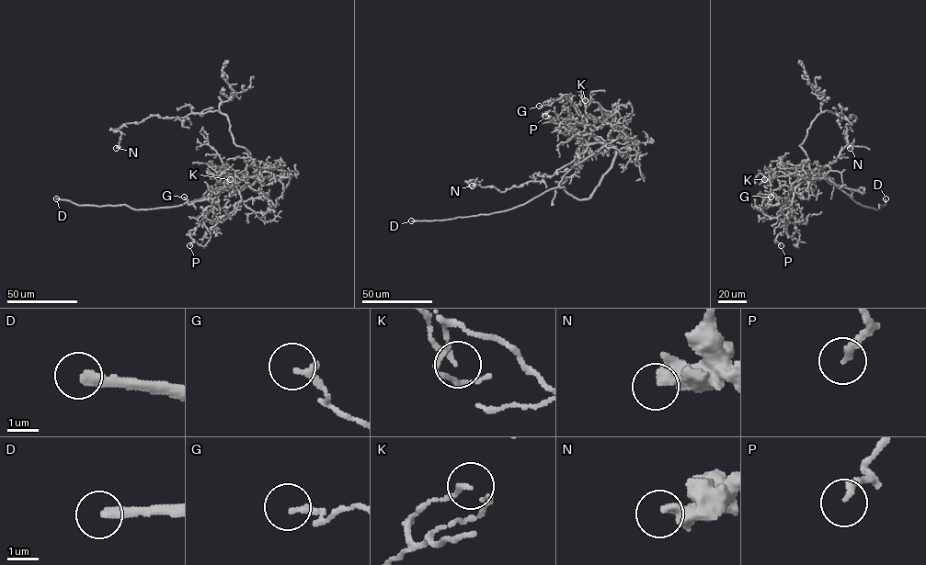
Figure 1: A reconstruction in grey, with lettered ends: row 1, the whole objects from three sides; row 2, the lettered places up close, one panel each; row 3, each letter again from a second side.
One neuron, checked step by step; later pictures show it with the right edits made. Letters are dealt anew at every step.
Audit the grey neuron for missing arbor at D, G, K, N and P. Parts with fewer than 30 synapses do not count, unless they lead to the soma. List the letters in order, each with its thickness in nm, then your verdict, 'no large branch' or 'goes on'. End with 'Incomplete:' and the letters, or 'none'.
D: calibre 320 nm; goes on
G: calibre 240 nm; no large branch
K: calibre 140 nm; no large branch
N: calibre 360 nm; no large branch
P: calibre 190 nm; no large branch
Incomplete: D

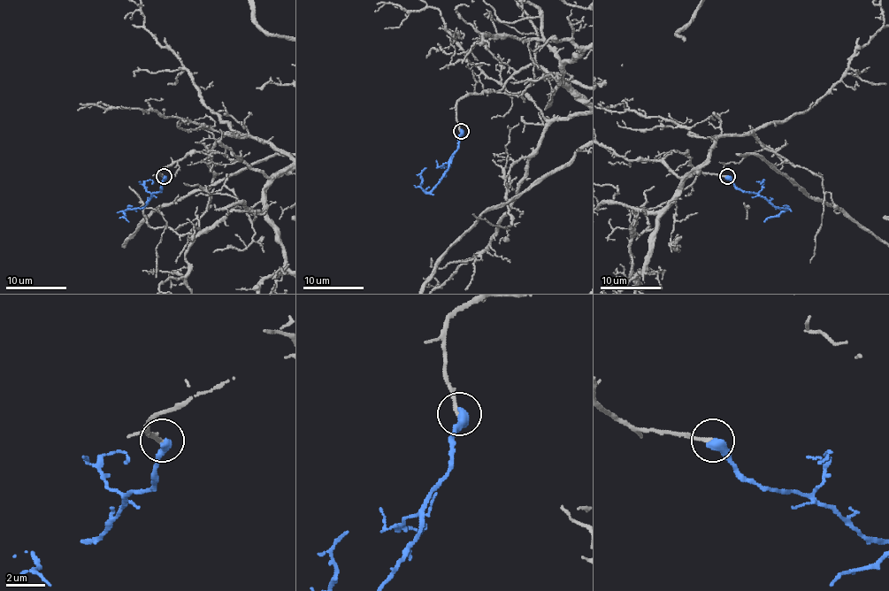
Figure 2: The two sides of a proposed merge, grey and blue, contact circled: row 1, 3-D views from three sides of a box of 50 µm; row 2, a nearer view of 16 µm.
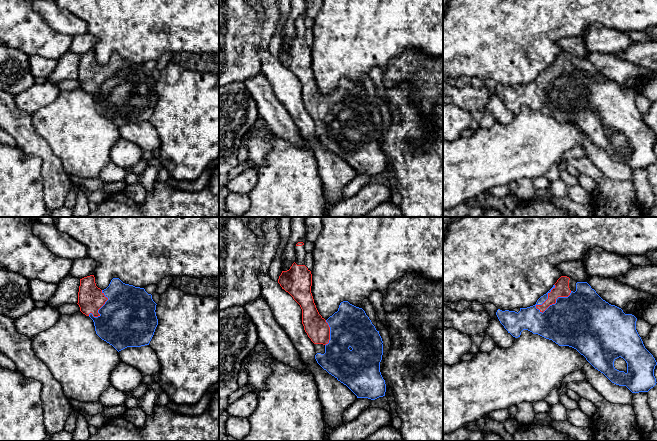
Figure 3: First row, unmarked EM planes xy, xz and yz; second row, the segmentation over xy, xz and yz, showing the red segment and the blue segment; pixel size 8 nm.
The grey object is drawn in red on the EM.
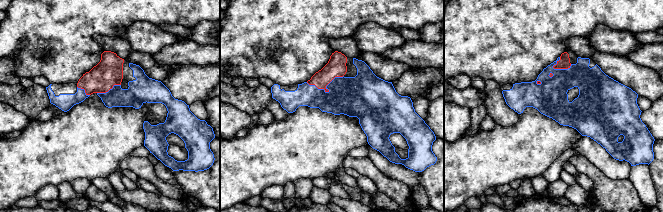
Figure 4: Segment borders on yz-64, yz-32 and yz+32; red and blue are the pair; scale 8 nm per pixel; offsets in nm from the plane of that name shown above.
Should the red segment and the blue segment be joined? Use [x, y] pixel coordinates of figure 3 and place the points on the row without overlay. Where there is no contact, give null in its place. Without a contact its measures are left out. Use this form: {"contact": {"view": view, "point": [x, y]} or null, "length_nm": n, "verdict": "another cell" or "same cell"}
{"contact": {"view": "yz", "point": [554, 79]}, "length_nm": 320, "verdict": "same cell"}

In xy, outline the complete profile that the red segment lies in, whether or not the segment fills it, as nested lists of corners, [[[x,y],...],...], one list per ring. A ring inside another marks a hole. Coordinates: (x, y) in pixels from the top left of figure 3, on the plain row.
[[[94,51],[80,55],[77,80],[80,87],[93,96],[96,110],[118,128],[127,123],[149,121],[158,101],[157,80],[152,71],[144,64],[123,59],[119,54],[113,54],[104,66],[96,62]]]

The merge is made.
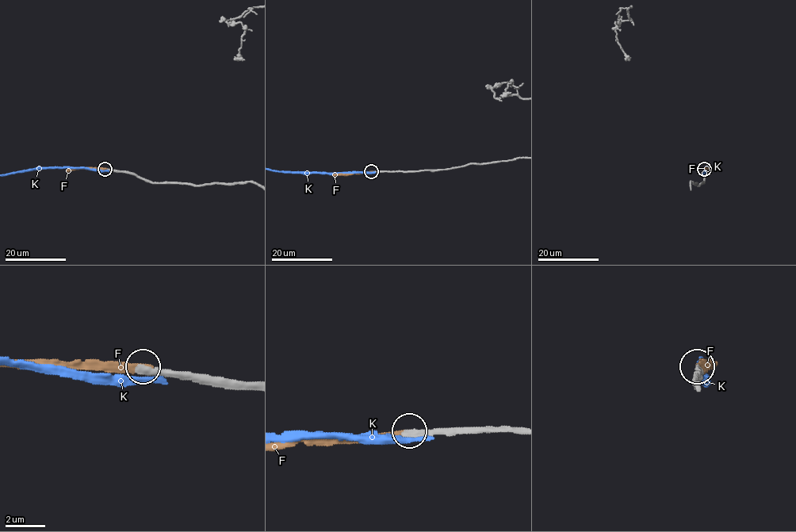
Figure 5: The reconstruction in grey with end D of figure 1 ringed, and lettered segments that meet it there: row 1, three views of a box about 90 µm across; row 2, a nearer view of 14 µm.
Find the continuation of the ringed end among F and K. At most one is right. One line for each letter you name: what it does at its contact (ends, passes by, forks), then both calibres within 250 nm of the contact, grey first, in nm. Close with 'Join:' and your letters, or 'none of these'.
F: it ends there; 360 nm thick on the grey side, 240 nm on the other
Join: F

